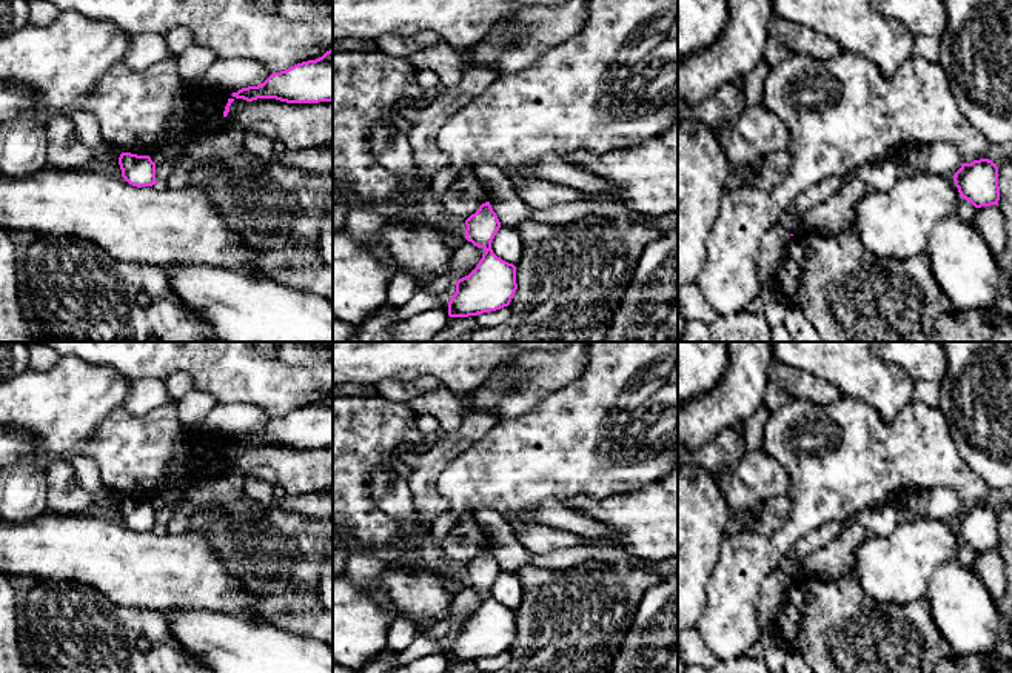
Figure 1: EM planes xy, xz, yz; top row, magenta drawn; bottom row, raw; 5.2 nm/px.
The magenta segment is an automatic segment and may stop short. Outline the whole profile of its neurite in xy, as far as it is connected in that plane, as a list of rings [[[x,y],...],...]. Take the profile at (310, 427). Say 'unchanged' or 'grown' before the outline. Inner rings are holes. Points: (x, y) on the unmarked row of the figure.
unchanged; [[[333,394],[316,405],[297,408],[285,416],[273,417],[257,431],[242,433],[231,439],[253,447],[276,444],[287,448],[319,448],[333,445]]]

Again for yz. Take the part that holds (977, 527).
unchanged; [[[989,504],[963,508],[953,521],[961,544],[975,553],[997,550],[1000,545],[998,511]]]

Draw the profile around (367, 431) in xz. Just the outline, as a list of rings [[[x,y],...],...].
[[[379,396],[333,397],[333,534],[374,550],[404,539],[407,525],[380,511],[373,499],[371,476],[380,468],[396,468],[394,453],[416,448],[425,436],[416,428],[416,413],[408,403]]]

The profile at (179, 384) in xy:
[[[176,373],[166,379],[168,394],[173,400],[173,408],[176,408],[177,402],[188,393],[194,391],[193,380],[185,373]]]

